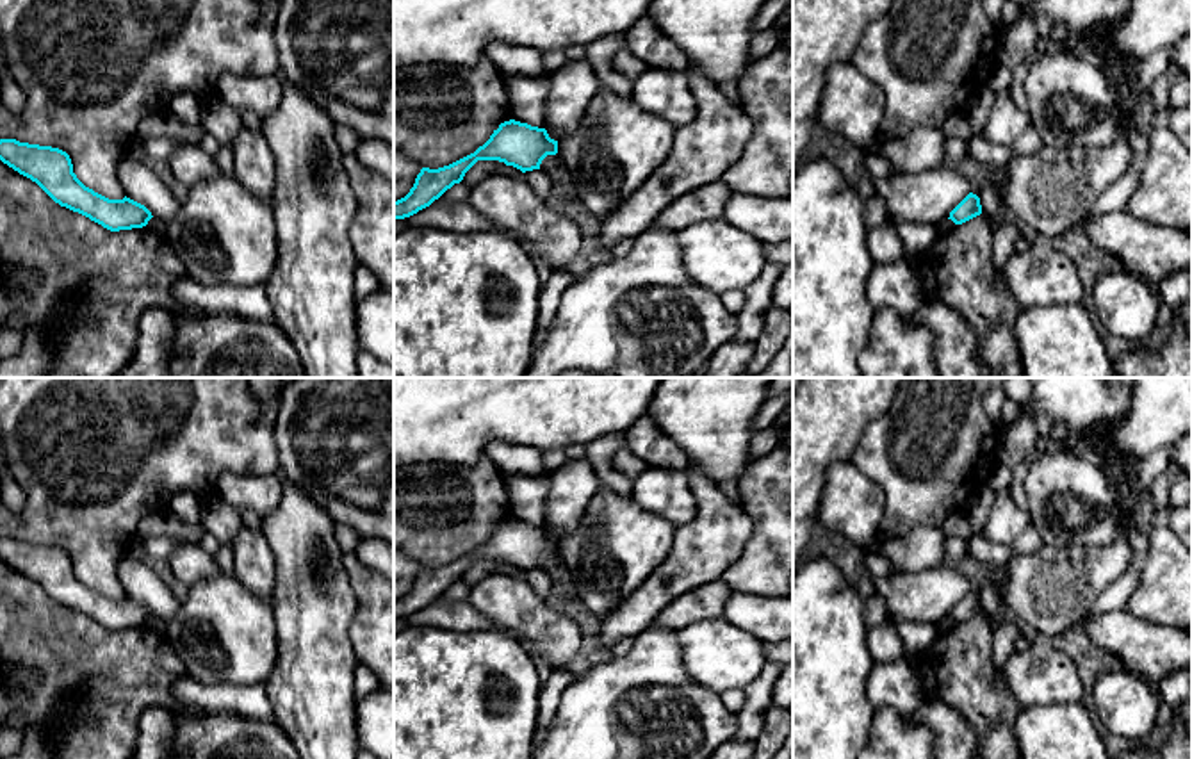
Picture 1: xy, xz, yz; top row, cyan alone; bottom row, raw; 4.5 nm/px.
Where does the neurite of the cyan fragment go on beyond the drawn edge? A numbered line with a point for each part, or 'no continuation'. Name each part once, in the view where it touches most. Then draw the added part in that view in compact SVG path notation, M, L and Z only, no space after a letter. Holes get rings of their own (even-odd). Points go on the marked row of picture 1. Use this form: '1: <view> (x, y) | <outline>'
no continuation

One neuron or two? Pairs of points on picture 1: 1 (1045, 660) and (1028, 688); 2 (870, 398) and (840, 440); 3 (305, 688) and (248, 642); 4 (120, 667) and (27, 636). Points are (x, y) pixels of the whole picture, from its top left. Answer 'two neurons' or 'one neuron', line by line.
1: one neuron
2: one neuron
3: two neurons
4: one neuron

